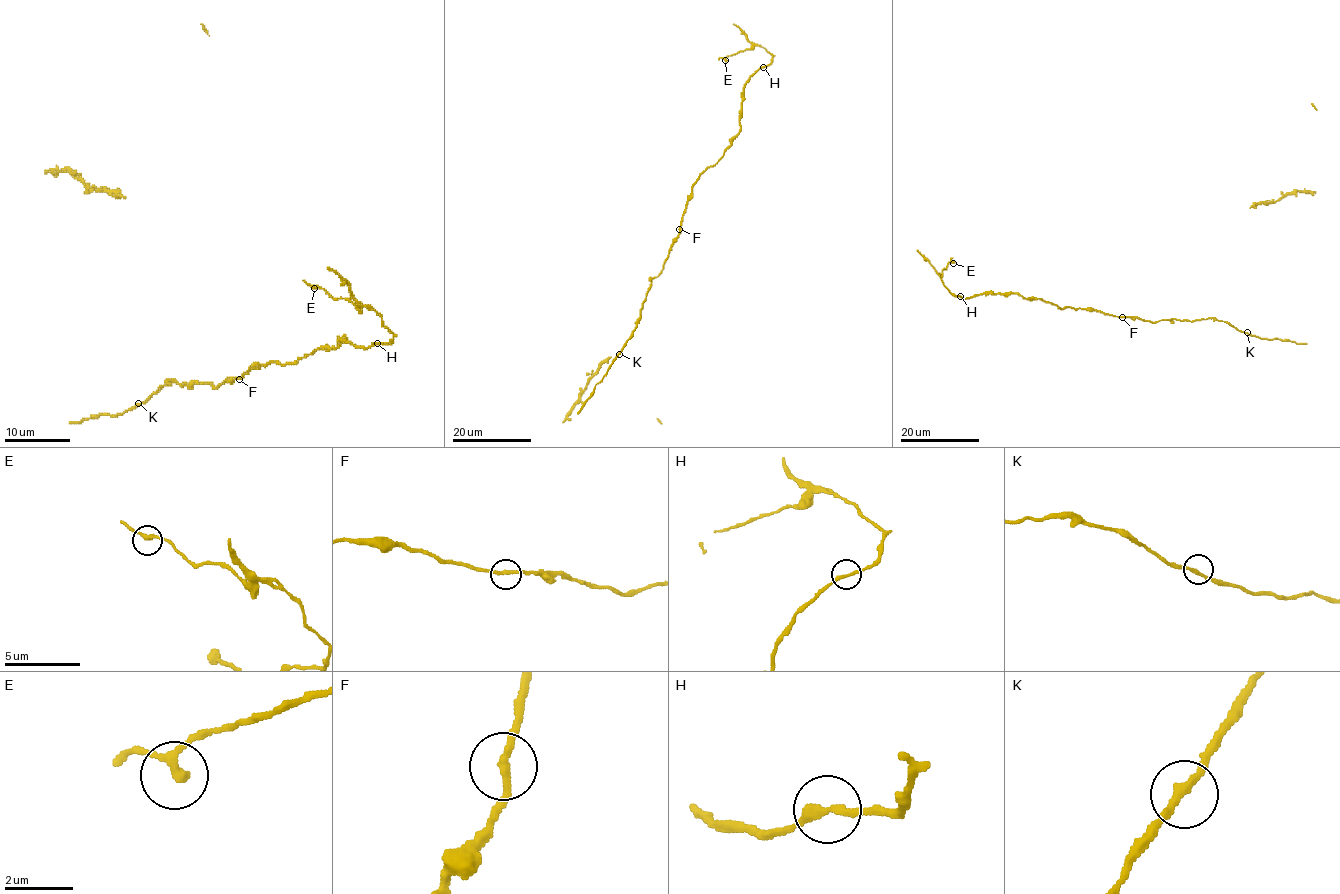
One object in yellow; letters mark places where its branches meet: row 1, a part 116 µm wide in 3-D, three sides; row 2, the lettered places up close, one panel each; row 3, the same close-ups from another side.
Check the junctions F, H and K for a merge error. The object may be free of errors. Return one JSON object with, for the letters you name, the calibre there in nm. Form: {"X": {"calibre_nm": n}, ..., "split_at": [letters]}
{"H": {"calibre_nm": 240}, "split_at": ["H"]}

